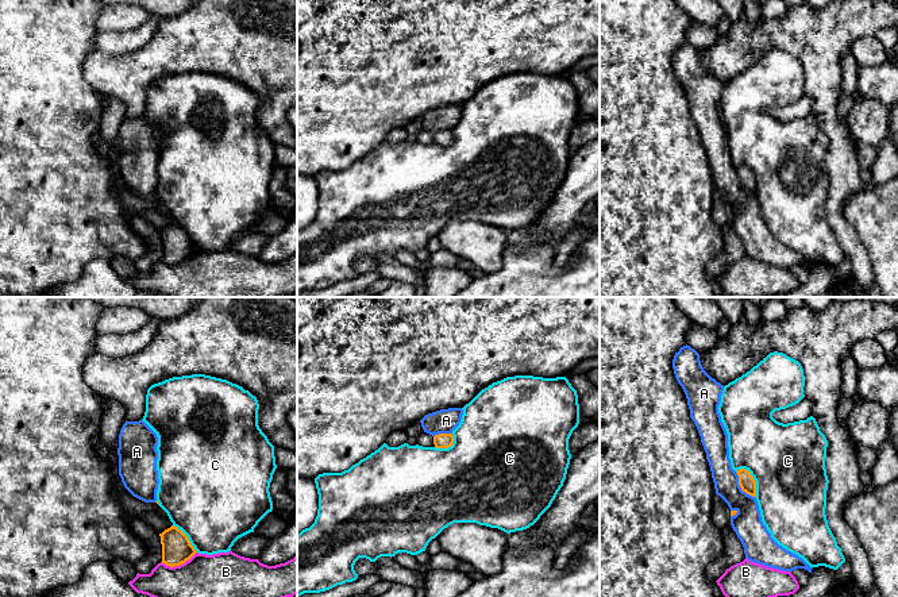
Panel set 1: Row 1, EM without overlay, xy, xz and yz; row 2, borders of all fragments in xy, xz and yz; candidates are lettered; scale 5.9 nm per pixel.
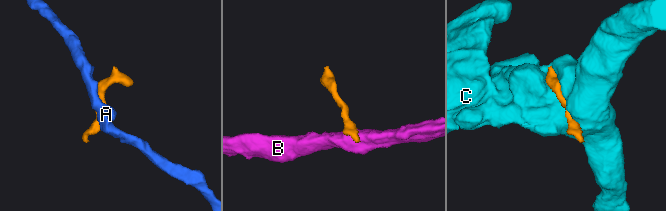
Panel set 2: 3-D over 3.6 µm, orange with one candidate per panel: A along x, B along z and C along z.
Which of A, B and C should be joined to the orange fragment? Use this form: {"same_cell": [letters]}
{"same_cell": []}

